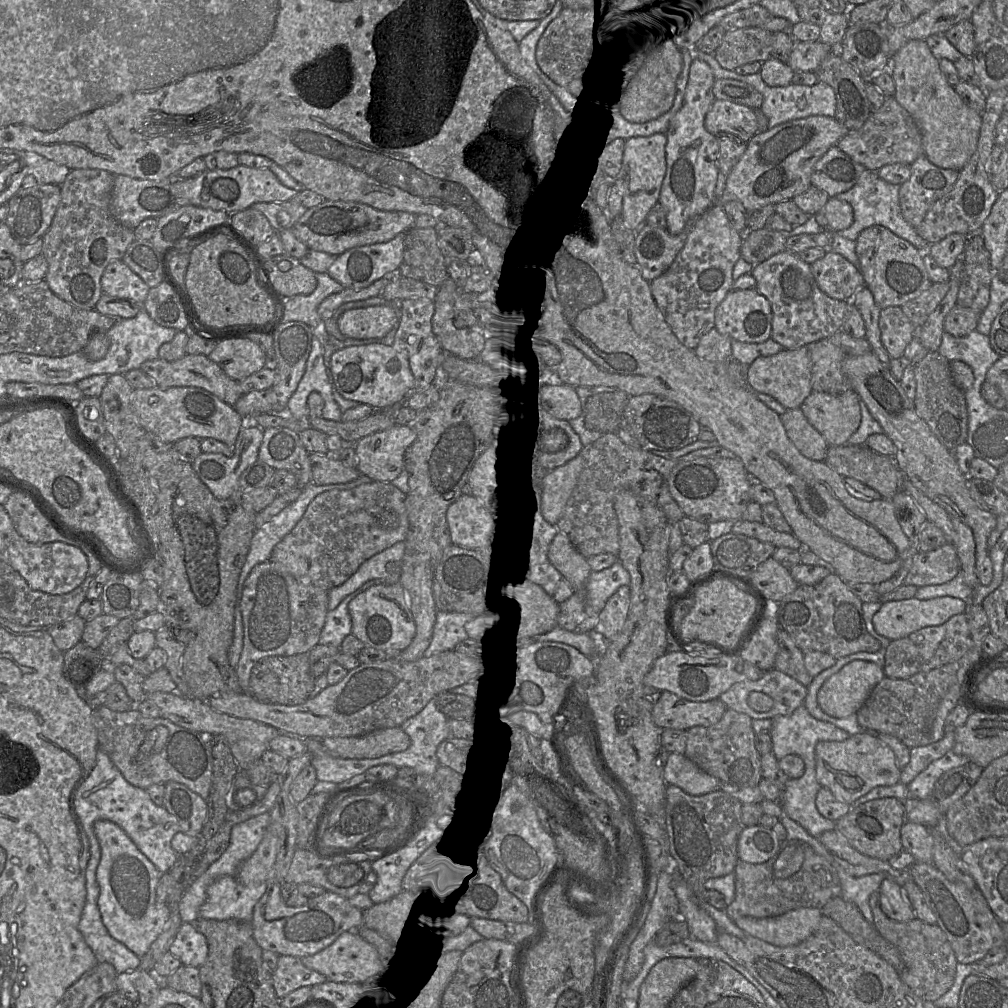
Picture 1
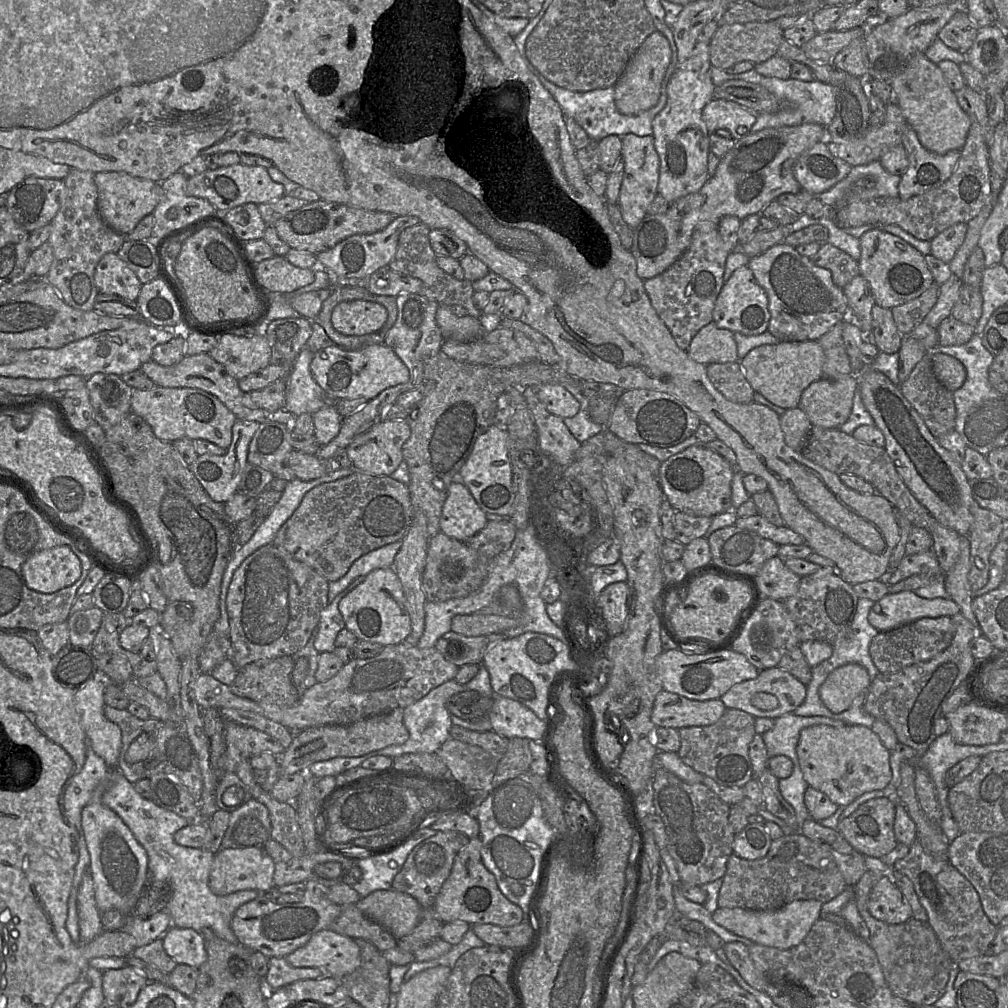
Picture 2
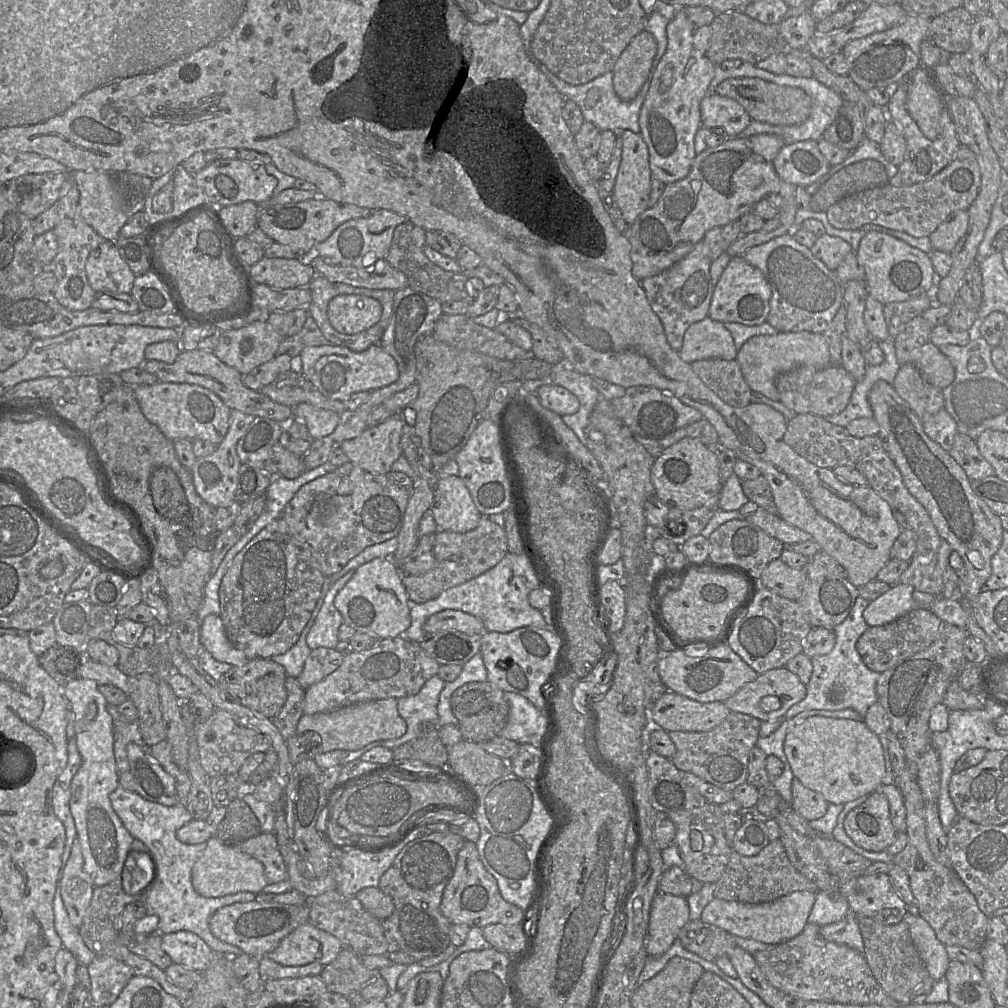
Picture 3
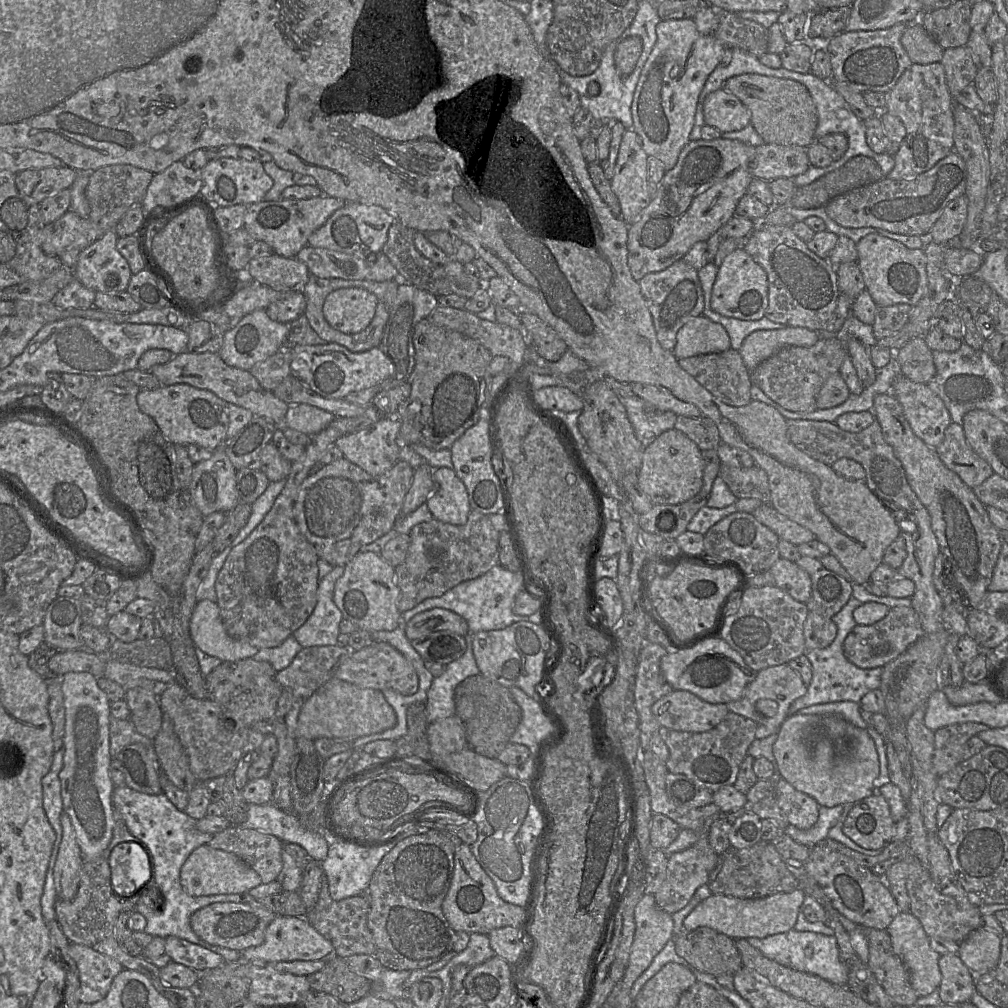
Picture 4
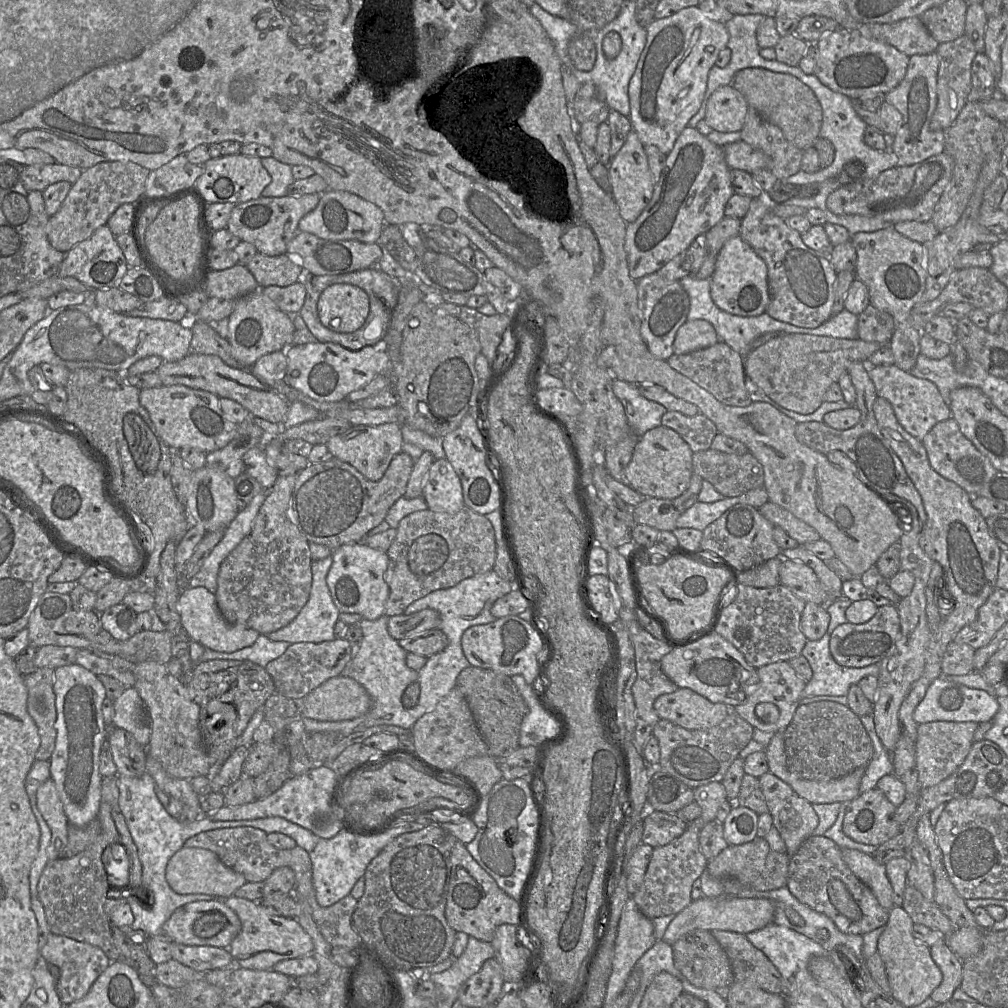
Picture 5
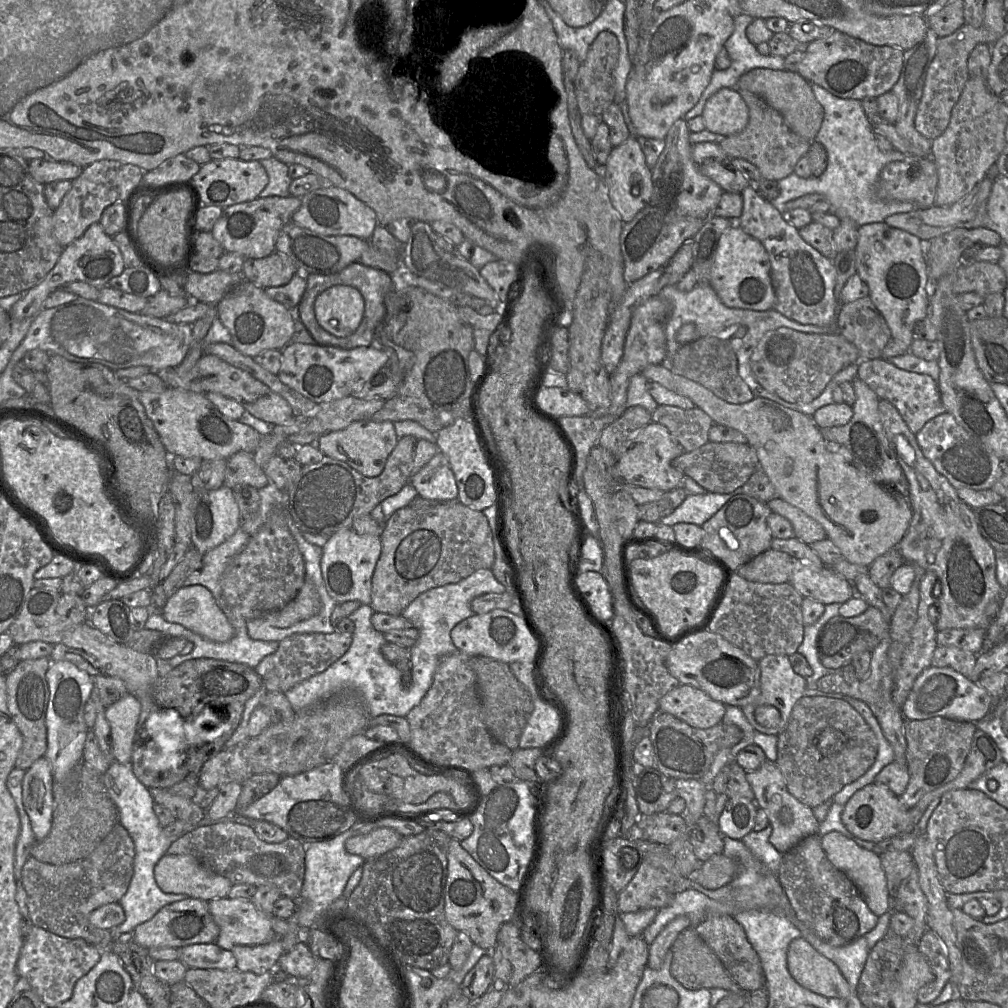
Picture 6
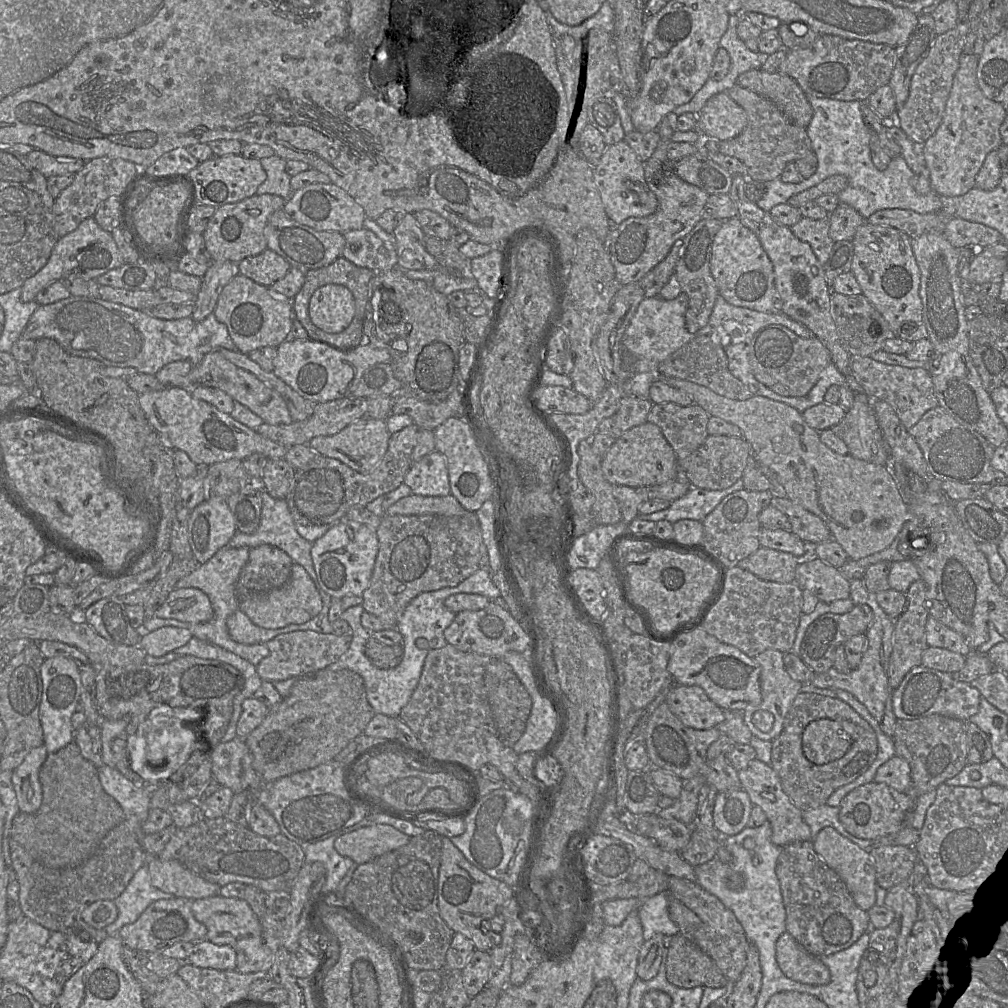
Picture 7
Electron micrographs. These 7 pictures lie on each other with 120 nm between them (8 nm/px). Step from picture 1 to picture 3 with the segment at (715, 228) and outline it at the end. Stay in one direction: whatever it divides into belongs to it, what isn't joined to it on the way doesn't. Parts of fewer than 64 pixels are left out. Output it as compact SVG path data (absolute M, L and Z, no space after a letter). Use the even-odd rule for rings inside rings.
M702 240L680 261L663 272L640 281L649 304L660 318L667 341L675 351L683 345L683 337L688 327L701 321L709 314L709 307L716 284L710 275L712 260L708 256L708 247Z

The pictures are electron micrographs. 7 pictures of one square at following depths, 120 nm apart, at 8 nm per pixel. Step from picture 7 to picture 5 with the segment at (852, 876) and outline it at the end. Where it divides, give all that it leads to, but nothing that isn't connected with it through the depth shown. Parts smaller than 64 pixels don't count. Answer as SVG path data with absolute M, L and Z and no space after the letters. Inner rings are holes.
M841 848L842 858L850 870L868 885L878 902L885 909L891 909L893 889L886 873L886 866L877 862L871 854L856 849Z

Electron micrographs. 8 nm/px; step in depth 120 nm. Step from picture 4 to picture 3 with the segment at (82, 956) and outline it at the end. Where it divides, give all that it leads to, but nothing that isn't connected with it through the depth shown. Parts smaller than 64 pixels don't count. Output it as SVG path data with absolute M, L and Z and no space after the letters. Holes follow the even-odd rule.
M96 955L87 970L91 979L89 1001L101 1006L114 1003L135 975L130 966L106 955Z

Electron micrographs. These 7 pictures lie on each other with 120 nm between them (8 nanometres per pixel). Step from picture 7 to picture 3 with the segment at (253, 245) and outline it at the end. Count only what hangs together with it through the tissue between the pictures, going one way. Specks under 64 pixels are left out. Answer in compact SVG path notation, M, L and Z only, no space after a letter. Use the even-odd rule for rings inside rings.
M323 197L278 205L259 205L257 227L266 235L285 246L289 246L298 257L307 257L314 246L326 240L342 223L370 215L372 210L354 204L339 203Z

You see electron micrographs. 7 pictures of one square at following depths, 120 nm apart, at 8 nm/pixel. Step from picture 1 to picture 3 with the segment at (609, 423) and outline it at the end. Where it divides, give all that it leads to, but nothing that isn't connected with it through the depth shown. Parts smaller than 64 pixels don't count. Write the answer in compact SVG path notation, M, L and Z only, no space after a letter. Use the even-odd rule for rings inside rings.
M564 359L560 363L552 365L550 382L566 388L578 398L580 402L578 412L572 415L563 415L561 418L585 445L584 431L597 402L601 398L606 400L620 398L626 392L626 388L620 385L574 370Z

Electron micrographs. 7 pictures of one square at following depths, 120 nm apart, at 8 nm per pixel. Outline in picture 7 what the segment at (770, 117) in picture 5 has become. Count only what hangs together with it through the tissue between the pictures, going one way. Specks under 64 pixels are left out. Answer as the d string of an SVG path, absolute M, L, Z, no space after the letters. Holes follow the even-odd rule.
M758 68L739 75L737 83L773 101L797 126L806 129L809 125L813 116L812 106L804 91L790 76Z

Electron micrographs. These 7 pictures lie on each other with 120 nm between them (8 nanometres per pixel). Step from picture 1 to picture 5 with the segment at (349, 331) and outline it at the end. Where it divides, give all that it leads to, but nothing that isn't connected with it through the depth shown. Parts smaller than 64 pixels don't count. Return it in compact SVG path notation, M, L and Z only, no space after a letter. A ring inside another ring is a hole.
M334 284L327 287L318 301L318 316L328 329L338 333L359 330L370 313L369 295L352 284Z

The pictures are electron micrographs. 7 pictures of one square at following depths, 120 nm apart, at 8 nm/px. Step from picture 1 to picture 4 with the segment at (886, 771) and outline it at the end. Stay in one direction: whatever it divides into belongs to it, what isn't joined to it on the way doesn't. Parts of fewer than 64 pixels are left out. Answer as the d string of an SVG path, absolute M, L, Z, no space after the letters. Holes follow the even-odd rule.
M796 713L788 716L779 727L773 754L781 777L796 790L814 798L820 806L857 803L871 796L876 791L874 781L880 773L879 757L873 739L866 729L848 722L847 741L850 749L848 753L840 754L834 741L822 731L822 717Z

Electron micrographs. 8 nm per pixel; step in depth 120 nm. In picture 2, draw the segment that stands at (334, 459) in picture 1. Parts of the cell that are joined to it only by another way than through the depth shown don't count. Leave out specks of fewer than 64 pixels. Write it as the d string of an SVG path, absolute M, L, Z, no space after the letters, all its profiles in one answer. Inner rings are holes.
M292 450L288 455L288 465L297 479L313 480L325 474L342 468L333 458L321 459L315 454Z

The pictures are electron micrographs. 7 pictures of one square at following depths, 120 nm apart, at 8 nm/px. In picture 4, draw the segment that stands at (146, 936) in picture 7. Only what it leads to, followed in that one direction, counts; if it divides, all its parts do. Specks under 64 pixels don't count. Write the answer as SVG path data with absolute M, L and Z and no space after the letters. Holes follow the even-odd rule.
M213 903L196 911L190 918L190 925L194 933L208 944L244 951L264 942L265 931L275 916L265 907L251 906L247 903Z

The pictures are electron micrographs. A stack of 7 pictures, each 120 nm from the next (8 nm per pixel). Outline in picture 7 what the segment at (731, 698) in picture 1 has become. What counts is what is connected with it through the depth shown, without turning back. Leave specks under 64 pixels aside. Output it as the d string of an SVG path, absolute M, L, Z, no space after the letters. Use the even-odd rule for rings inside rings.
M768 649L754 658L760 666L762 701L759 705L746 709L742 714L752 735L764 741L772 741L782 732L788 711L803 685L787 673L783 656L784 654L778 650Z

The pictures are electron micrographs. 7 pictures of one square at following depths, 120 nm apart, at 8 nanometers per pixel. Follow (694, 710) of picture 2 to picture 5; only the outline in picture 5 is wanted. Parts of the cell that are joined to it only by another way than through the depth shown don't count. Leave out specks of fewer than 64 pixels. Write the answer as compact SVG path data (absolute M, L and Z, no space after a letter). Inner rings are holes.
M678 688L672 693L660 695L653 706L660 719L687 730L712 728L732 710L725 703L712 703L688 688Z

